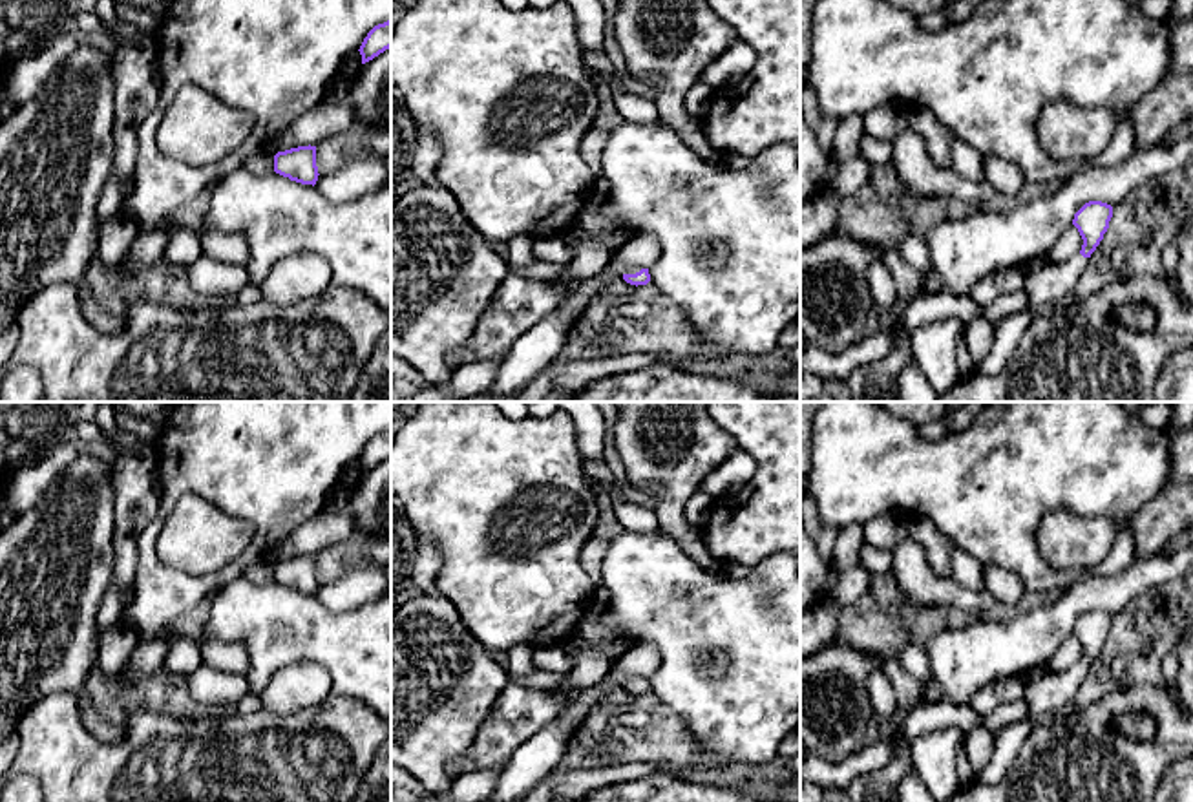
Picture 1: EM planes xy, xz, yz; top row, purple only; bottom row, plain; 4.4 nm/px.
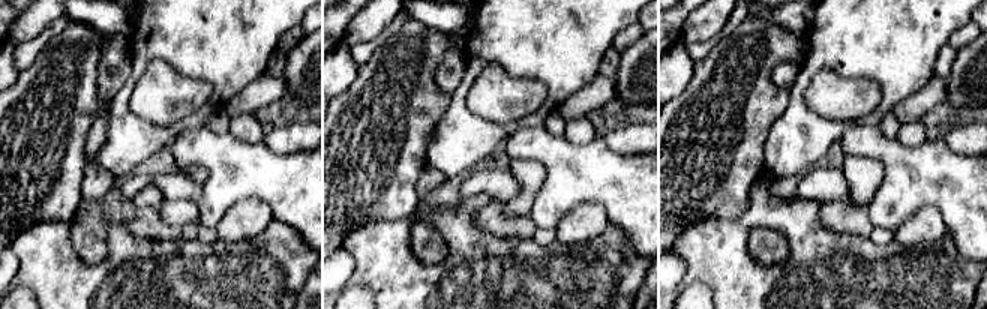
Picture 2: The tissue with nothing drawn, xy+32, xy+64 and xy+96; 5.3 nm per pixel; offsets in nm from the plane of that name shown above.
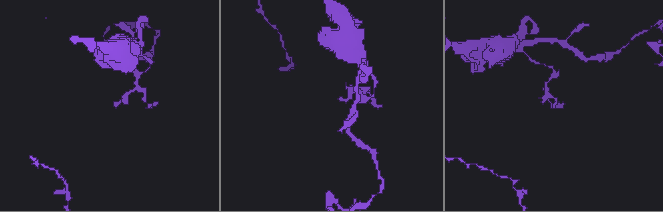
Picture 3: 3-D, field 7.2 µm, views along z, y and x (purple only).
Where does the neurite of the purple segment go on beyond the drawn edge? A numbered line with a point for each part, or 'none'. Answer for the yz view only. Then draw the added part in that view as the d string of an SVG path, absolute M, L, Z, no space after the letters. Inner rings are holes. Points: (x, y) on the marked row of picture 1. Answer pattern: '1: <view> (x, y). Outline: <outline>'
1: yz (1045, 287). Outline: M1080 252L1063 263L1047 263L1032 269L1025 276L1023 290L1027 292L1027 312L1032 316L1058 311L1065 296L1074 289L1083 274L1089 258Z

